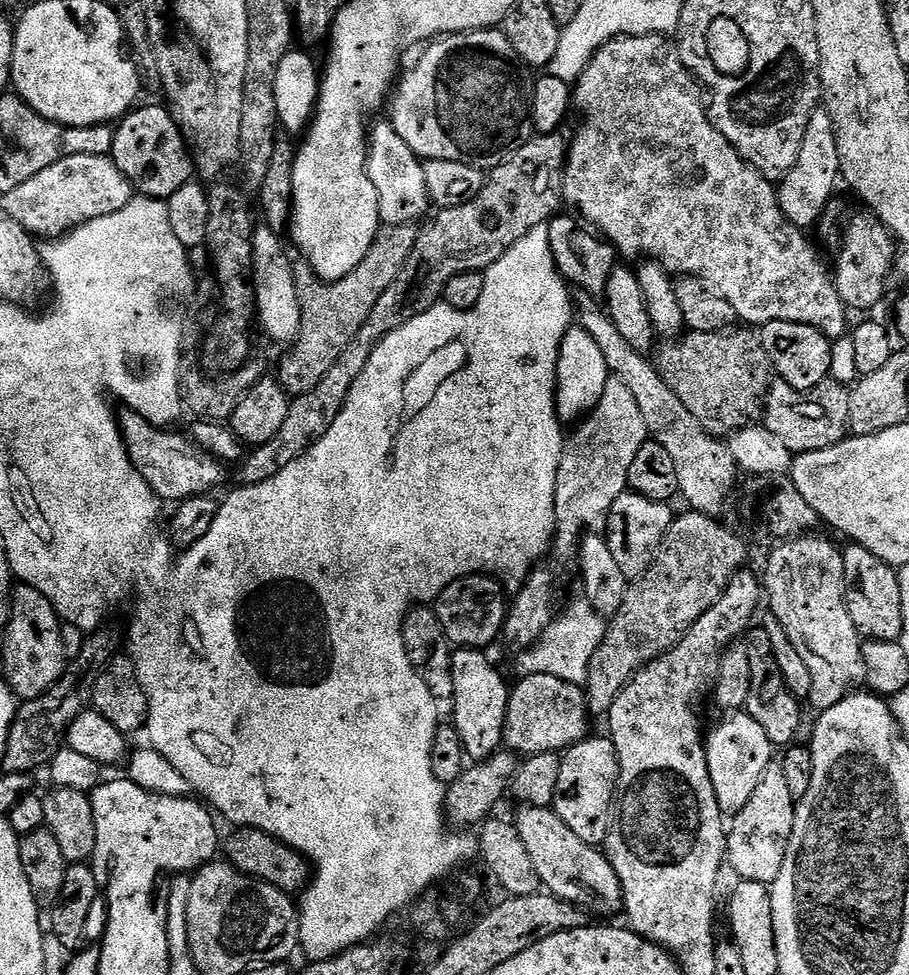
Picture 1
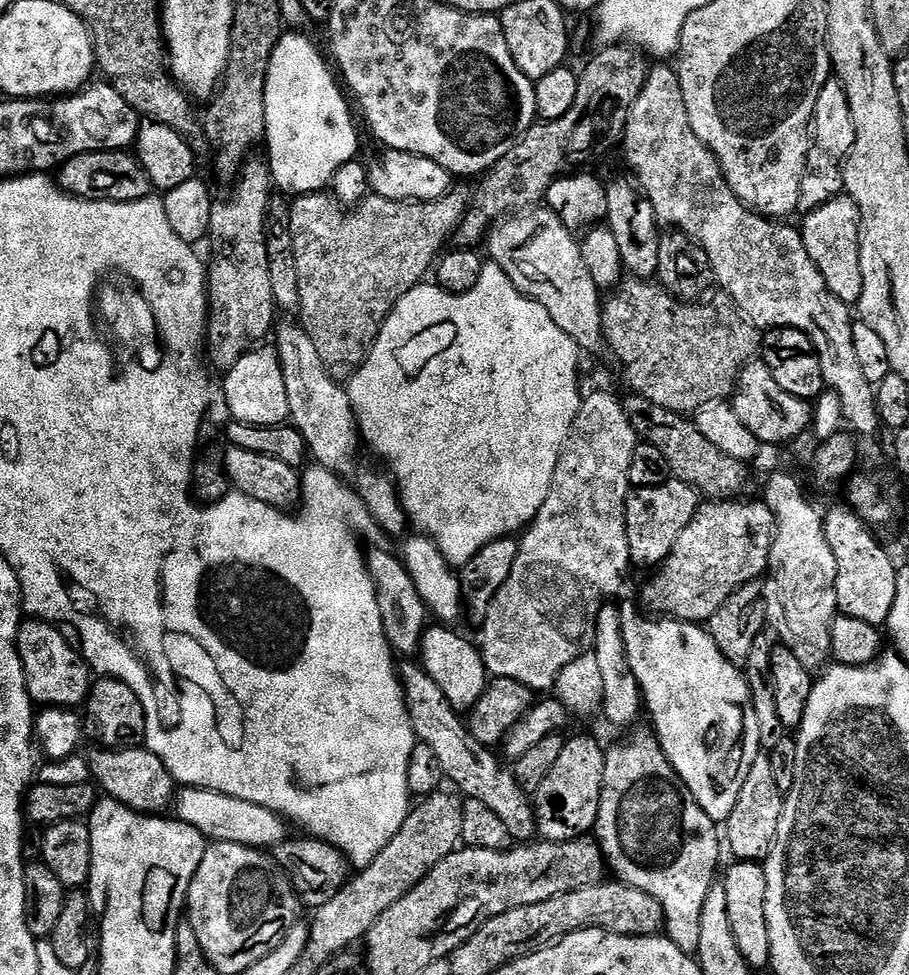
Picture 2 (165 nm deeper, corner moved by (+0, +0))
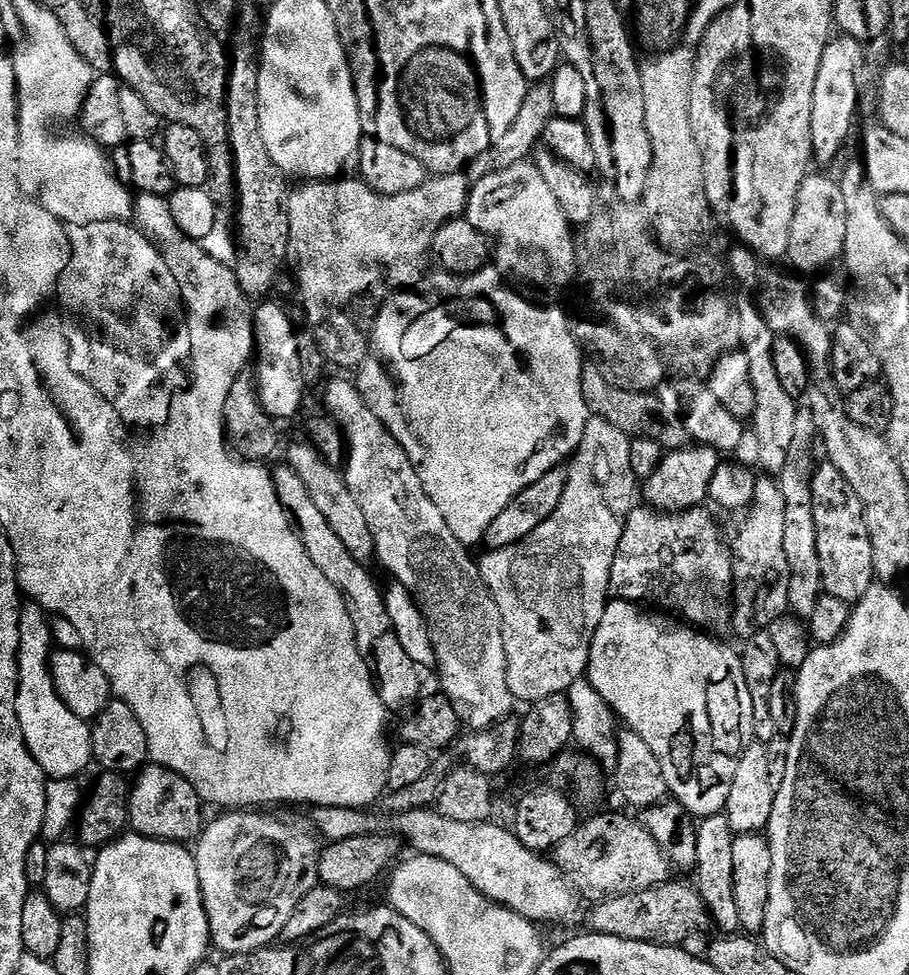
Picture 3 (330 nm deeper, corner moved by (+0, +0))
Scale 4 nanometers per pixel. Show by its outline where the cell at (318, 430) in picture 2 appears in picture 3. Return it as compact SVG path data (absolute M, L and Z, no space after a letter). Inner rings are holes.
M329 379L323 385L324 392L324 408L323 411L332 417L332 421L339 426L344 432L344 440L348 444L348 455L342 469L346 486L350 486L350 494L354 494L354 498L358 501L358 506L362 509L366 522L370 522L370 534L374 534L374 542L376 543L375 557L380 560L381 564L389 568L393 572L395 583L406 586L406 590L412 592L412 597L416 600L416 605L420 608L420 613L426 618L428 629L432 632L432 645L436 650L435 667L440 668L440 684L443 695L447 696L457 709L462 713L462 720L465 725L469 724L469 729L479 730L481 728L492 728L498 721L507 720L513 715L512 707L514 701L512 691L506 682L506 674L508 667L506 666L506 646L504 645L504 631L502 630L502 618L498 606L492 597L492 591L486 586L486 582L480 573L480 565L474 559L469 549L462 542L458 542L458 538L454 538L454 530L448 525L448 517L442 514L442 510L438 510L438 506L434 506L434 502L430 498L430 494L426 494L424 483L420 477L419 470L412 465L412 457L404 448L403 443L398 439L397 433L391 432L387 426L378 418L378 414L372 409L371 403L364 399L359 387L355 383L352 384L348 380L332 380Z

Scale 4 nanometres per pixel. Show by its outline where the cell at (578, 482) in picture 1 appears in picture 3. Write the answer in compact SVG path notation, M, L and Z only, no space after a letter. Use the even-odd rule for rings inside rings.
M592 416L582 434L582 442L576 447L576 451L567 465L566 494L562 494L562 502L558 502L558 510L554 510L554 514L550 514L550 518L546 518L546 522L542 522L542 526L535 528L522 542L505 548L493 548L485 551L484 557L479 557L480 573L486 586L492 591L492 597L502 618L506 666L508 667L506 682L512 691L513 701L525 700L525 705L531 706L542 698L550 698L554 694L565 694L568 688L574 686L574 682L581 680L588 671L588 655L592 649L594 634L598 630L598 622L602 622L602 614L610 599L610 570L614 566L614 558L618 554L618 542L622 542L622 534L628 528L630 514L638 504L638 481L630 466L631 445L630 437L622 430L618 430L618 426L610 426L610 422L606 422L601 416Z

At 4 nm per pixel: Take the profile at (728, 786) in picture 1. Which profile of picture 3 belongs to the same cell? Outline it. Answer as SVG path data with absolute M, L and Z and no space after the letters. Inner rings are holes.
M609 599L606 610L602 614L602 622L598 622L598 630L594 634L592 649L588 655L588 671L586 678L602 698L611 706L613 712L621 721L628 722L627 727L633 732L637 732L654 750L654 758L658 758L658 763L662 766L662 774L666 774L669 793L674 797L675 803L681 804L693 817L703 818L706 816L719 816L726 806L726 798L730 798L730 786L734 782L734 774L738 771L740 755L748 749L748 745L753 743L756 734L756 723L754 722L754 702L750 698L750 686L746 686L746 674L742 670L740 652L732 649L730 645L723 644L723 639L713 638L679 619L668 614L661 614L656 610L649 610L639 603L630 600Z

